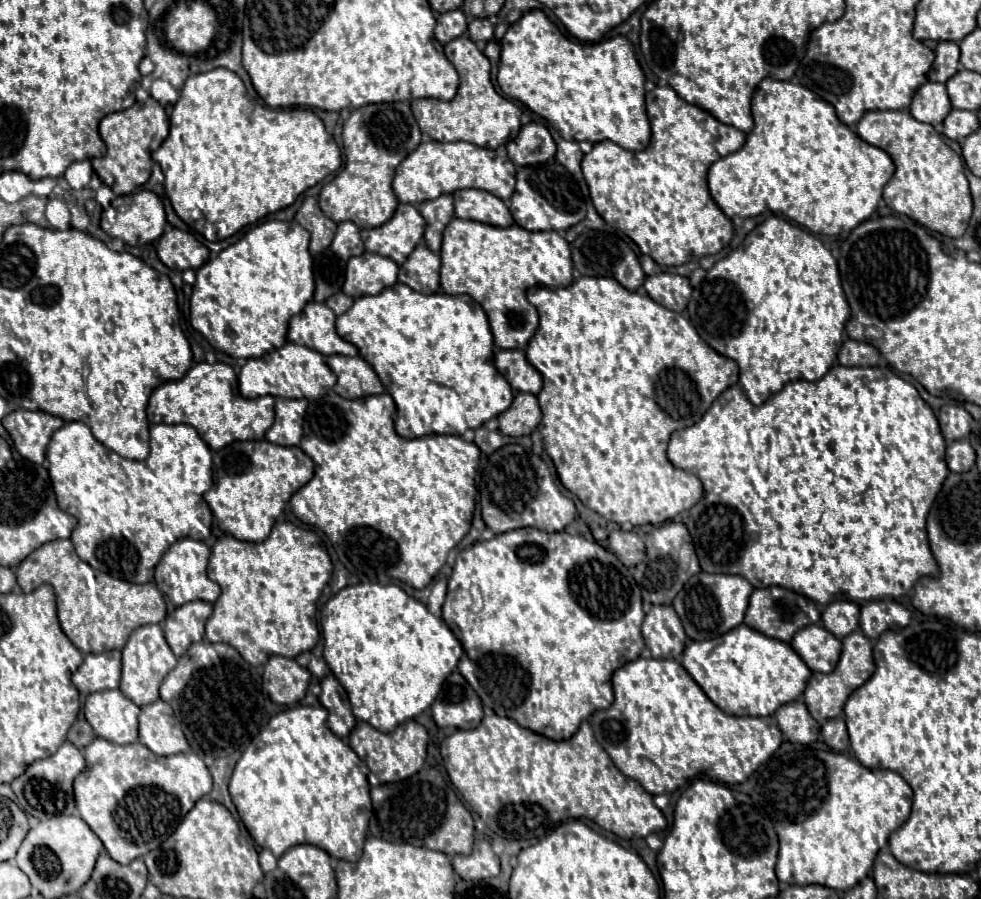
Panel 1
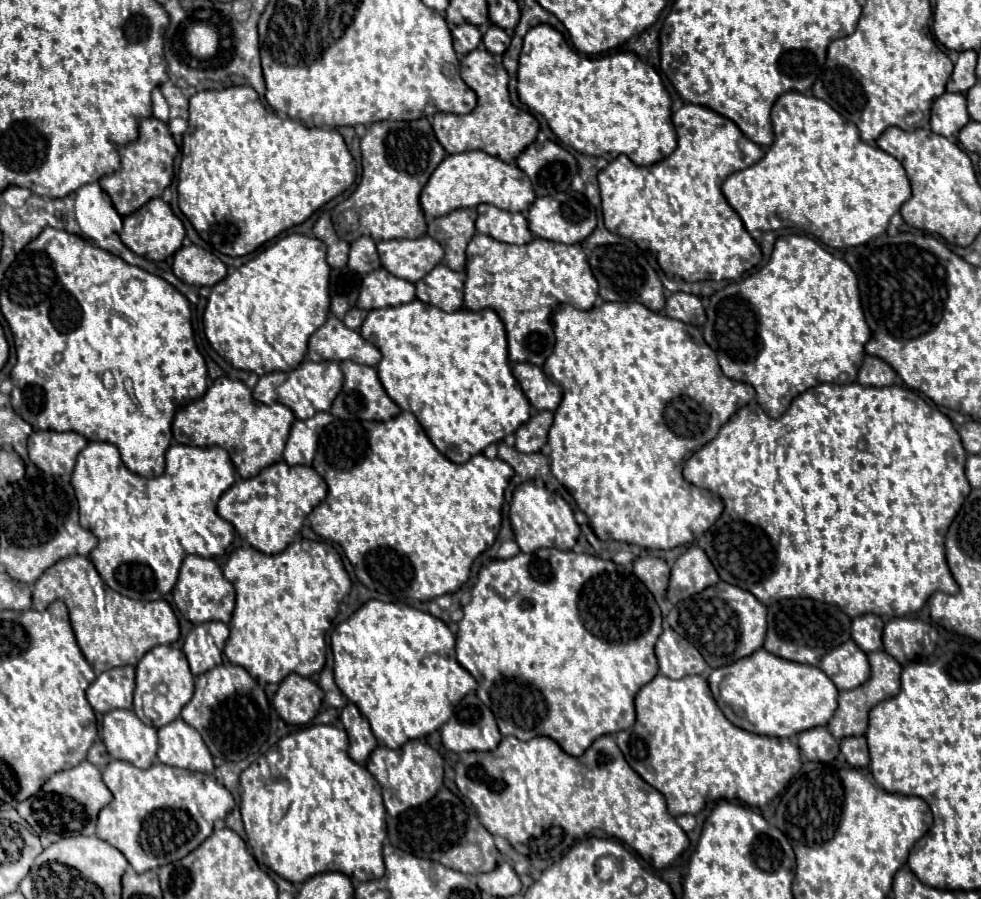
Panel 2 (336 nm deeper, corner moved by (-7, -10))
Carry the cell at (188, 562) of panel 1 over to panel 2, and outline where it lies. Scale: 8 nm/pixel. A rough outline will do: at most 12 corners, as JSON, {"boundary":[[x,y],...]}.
{"boundary":[[186,556],[172,590],[192,624],[230,622],[234,586],[212,558]]}

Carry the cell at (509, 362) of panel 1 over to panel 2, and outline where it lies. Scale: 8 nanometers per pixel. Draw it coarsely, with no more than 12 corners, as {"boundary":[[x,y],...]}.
{"boundary":[[514,364],[512,372],[536,410],[554,412],[562,400],[542,368]]}

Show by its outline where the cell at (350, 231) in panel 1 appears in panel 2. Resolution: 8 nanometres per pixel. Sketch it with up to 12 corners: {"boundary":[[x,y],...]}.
{"boundary":[[360,236],[350,246],[348,268],[368,274],[380,268],[376,242]]}

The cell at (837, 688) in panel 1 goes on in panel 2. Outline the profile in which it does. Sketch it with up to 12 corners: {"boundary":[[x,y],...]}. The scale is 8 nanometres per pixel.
{"boundary":[[870,652],[870,680],[840,692],[828,730],[866,734],[870,708],[900,692],[902,666]]}

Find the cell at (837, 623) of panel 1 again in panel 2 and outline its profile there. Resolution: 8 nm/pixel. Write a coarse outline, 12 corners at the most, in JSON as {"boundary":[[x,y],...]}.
{"boundary":[[876,614],[852,622],[852,638],[864,652],[882,648],[884,620]]}

